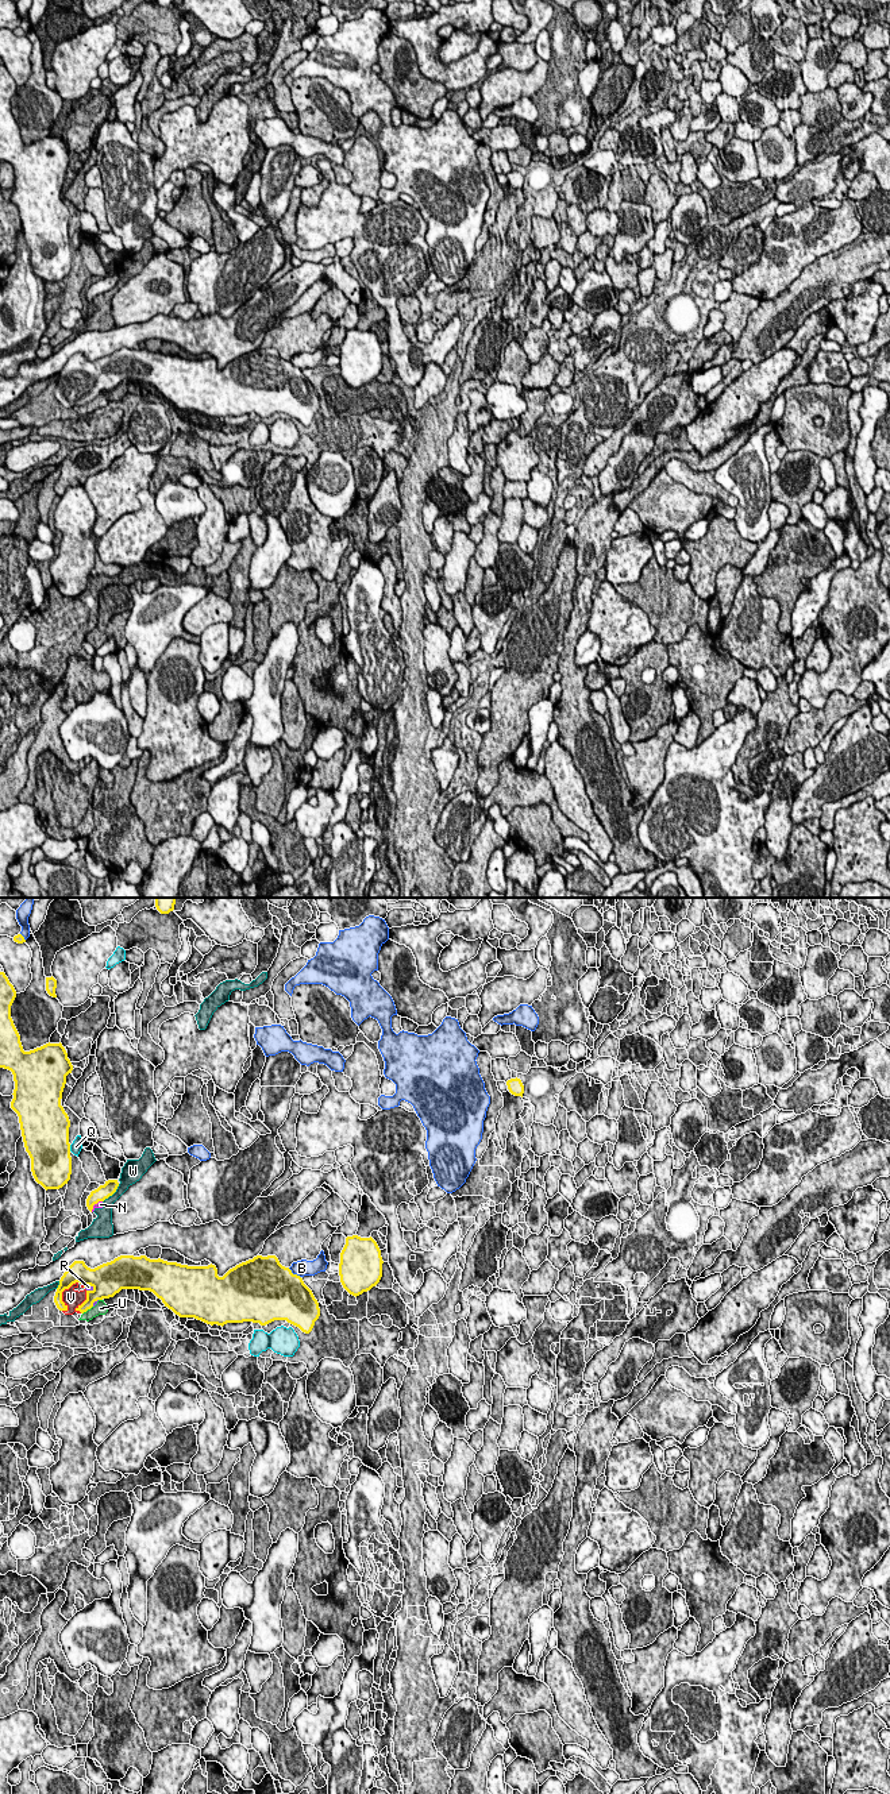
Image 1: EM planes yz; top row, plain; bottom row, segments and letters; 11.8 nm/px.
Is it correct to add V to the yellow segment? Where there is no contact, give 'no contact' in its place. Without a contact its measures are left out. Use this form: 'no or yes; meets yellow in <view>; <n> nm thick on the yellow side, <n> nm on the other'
yes; meets yellow in yz; 170 nm thick on the yellow side, 200 nm on the other

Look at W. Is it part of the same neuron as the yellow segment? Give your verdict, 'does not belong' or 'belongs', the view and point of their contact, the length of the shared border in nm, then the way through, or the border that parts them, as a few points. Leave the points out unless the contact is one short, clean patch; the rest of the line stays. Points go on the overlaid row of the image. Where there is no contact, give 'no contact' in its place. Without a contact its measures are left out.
does not belong; meets yellow in yz at (112, 1193); contact 300 nm long

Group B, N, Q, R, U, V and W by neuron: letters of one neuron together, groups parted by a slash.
B / N W / Q / R V / U

